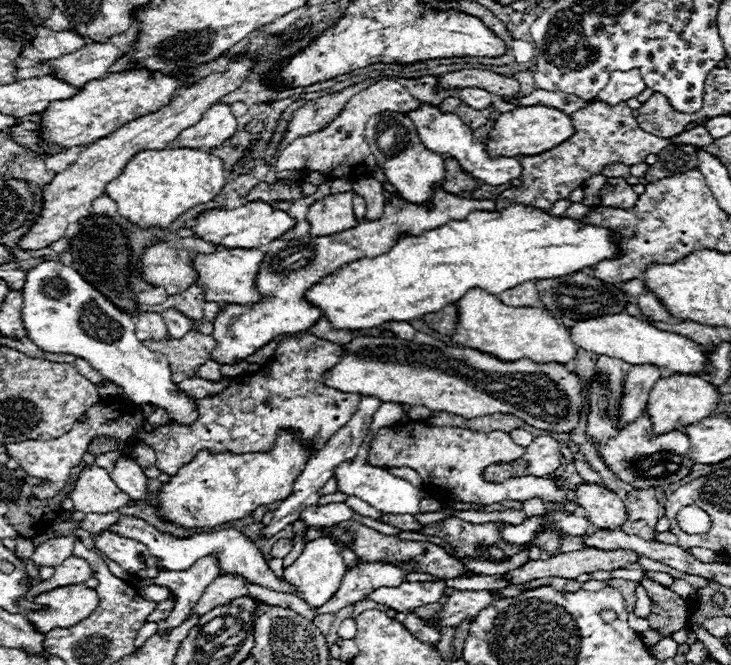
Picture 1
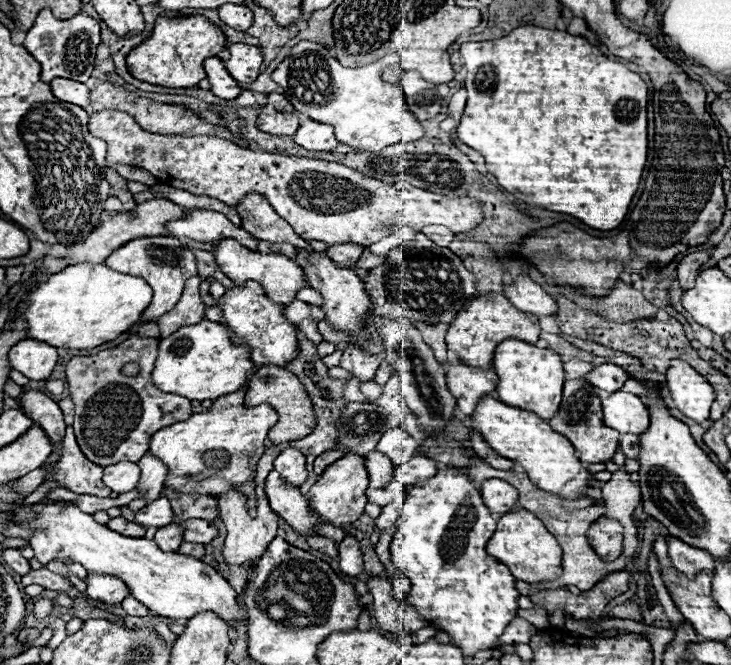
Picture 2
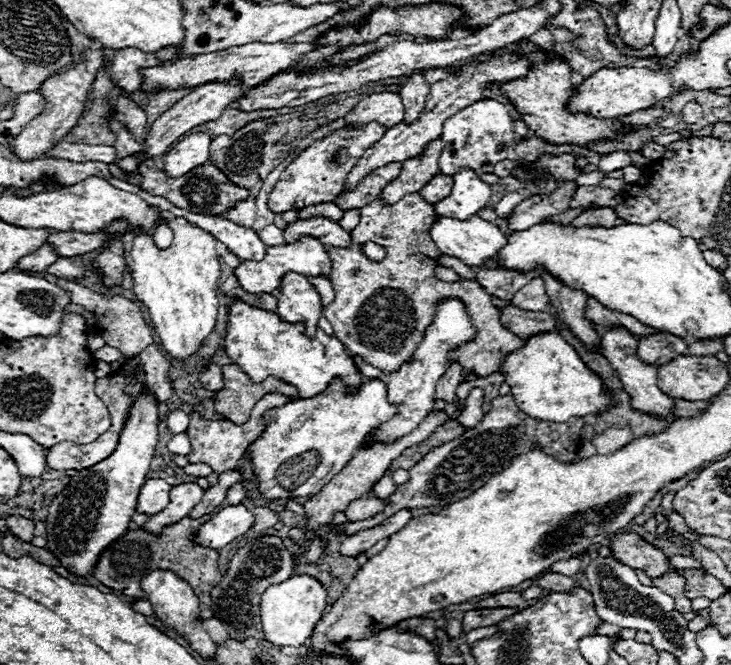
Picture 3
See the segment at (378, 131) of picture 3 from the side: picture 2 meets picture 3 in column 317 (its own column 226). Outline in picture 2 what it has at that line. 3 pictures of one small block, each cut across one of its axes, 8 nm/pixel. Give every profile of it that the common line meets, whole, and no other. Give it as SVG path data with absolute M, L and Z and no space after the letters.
M118 110L92 114L88 130L108 144L106 160L110 164L130 164L148 170L172 188L196 196L210 196L232 208L236 208L244 200L242 196L248 196L250 192L262 194L304 240L370 246L400 224L412 226L414 230L440 224L454 234L460 234L476 228L482 220L482 204L472 198L448 198L414 188L408 182L398 182L396 188L338 162L248 150L216 136L152 134L142 130L132 116Z

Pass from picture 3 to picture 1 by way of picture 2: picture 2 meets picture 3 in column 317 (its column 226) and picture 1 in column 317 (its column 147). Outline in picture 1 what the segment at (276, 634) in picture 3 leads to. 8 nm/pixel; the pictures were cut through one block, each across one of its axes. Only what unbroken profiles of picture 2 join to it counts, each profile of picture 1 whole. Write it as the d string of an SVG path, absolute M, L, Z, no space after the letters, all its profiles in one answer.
M318 538L312 540L304 546L302 554L284 570L284 578L292 582L298 588L298 596L310 604L310 606L322 606L332 598L336 588L340 586L344 574L346 574L346 564L342 560L340 548L330 540L330 538Z

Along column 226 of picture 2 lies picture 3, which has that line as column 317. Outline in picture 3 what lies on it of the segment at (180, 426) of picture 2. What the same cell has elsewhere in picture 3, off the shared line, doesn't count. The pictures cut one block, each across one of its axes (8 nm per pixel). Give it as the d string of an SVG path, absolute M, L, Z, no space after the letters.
M336 378L332 386L312 398L296 398L280 408L274 408L264 414L266 430L250 444L250 458L254 464L254 474L260 480L260 492L266 498L296 498L296 496L312 496L320 492L354 456L360 444L368 438L372 430L376 430L382 422L388 422L398 412L396 404L390 404L386 398L386 382L380 378L372 378L360 386L358 392L350 392L346 384Z

